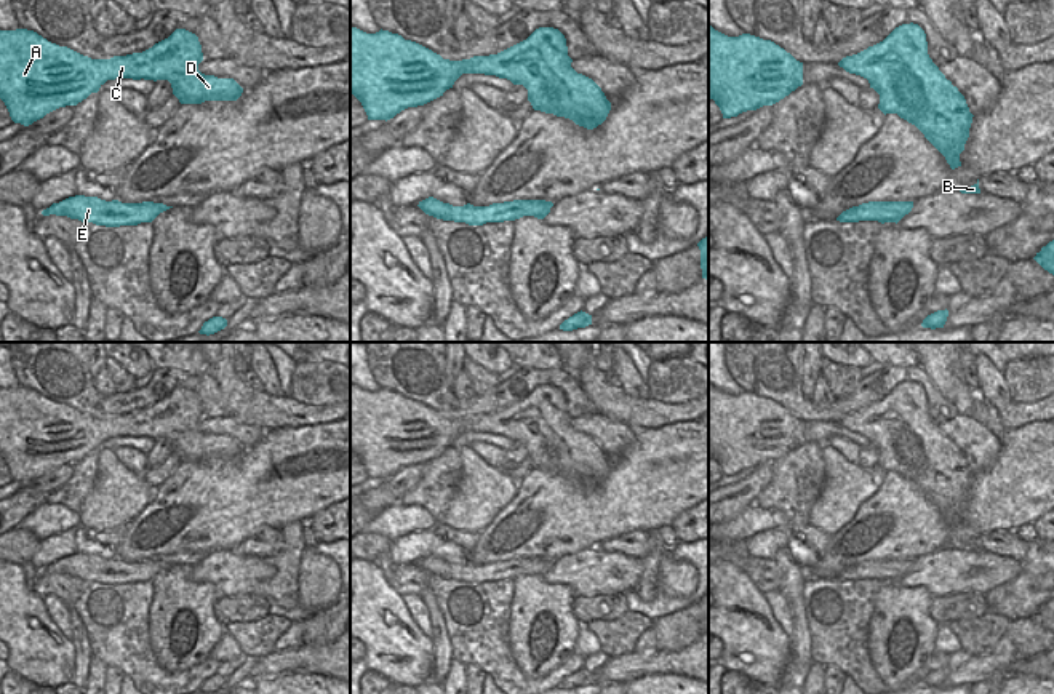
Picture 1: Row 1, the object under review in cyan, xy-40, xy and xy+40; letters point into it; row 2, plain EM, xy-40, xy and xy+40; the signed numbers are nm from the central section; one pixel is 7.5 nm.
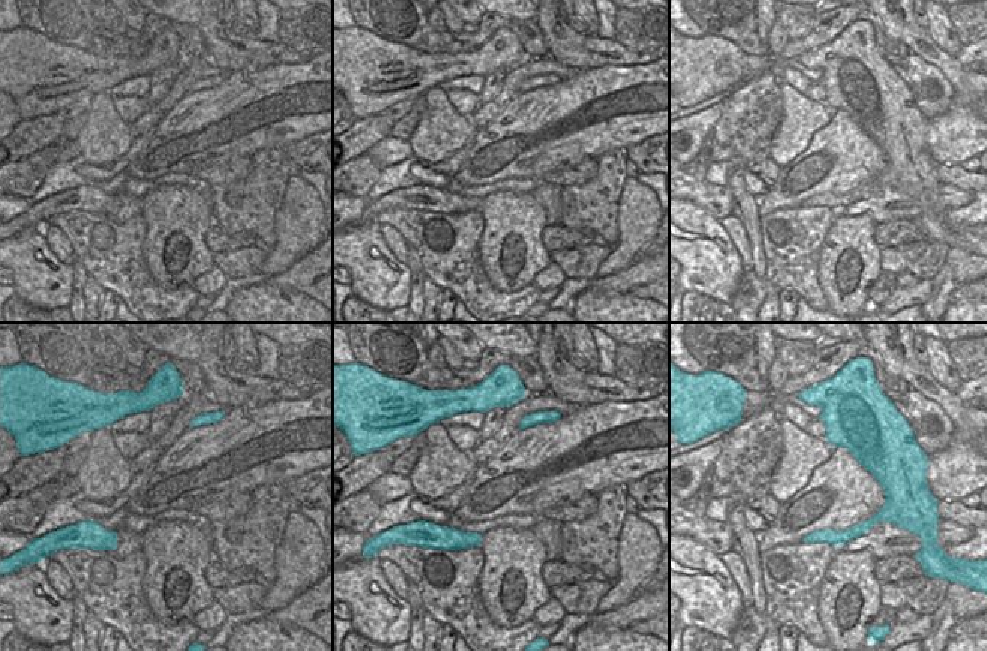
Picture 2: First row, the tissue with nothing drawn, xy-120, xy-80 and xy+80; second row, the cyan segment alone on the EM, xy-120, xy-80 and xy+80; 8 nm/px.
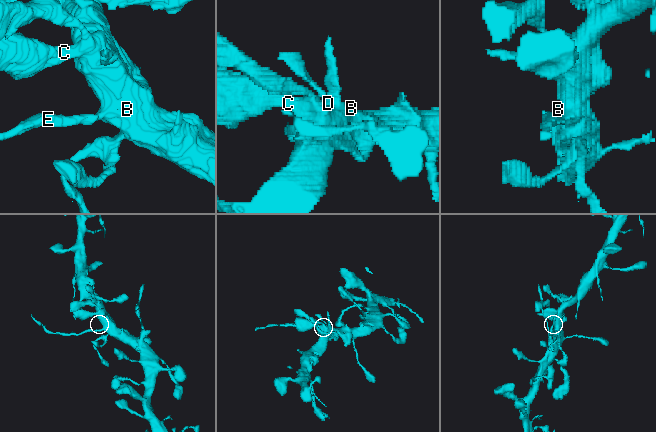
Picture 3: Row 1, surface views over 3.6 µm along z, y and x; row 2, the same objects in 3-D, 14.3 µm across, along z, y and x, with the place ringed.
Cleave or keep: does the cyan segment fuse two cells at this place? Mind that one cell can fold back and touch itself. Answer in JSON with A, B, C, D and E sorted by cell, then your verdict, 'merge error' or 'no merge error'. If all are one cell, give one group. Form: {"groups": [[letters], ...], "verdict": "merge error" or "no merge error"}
{"groups": [["A", "B", "C", "D"], ["E"]], "verdict": "merge error"}

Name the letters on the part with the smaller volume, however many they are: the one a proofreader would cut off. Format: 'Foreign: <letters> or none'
Foreign: E

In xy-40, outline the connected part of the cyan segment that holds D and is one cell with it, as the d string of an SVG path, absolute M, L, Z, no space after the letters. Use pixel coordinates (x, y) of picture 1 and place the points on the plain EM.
M176 387L168 397L142 411L110 417L91 417L67 405L51 401L34 389L0 389L0 457L5 461L11 478L24 485L59 465L77 464L91 451L98 451L107 438L115 437L168 438L181 462L237 459L243 446L234 437L202 432L198 429L202 419L198 395L186 387Z

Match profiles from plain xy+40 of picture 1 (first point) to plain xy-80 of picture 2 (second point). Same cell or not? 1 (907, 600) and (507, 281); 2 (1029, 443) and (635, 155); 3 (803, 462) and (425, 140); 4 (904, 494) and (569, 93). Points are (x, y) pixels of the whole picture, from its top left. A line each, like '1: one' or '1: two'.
1: one
2: two
3: two
4: one

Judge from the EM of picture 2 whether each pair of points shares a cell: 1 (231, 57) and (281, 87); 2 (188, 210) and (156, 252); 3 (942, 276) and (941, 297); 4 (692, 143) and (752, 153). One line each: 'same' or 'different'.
1: different
2: same
3: same
4: different

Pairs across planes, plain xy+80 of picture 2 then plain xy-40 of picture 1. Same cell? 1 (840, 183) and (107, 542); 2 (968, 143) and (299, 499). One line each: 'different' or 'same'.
1: different
2: same

